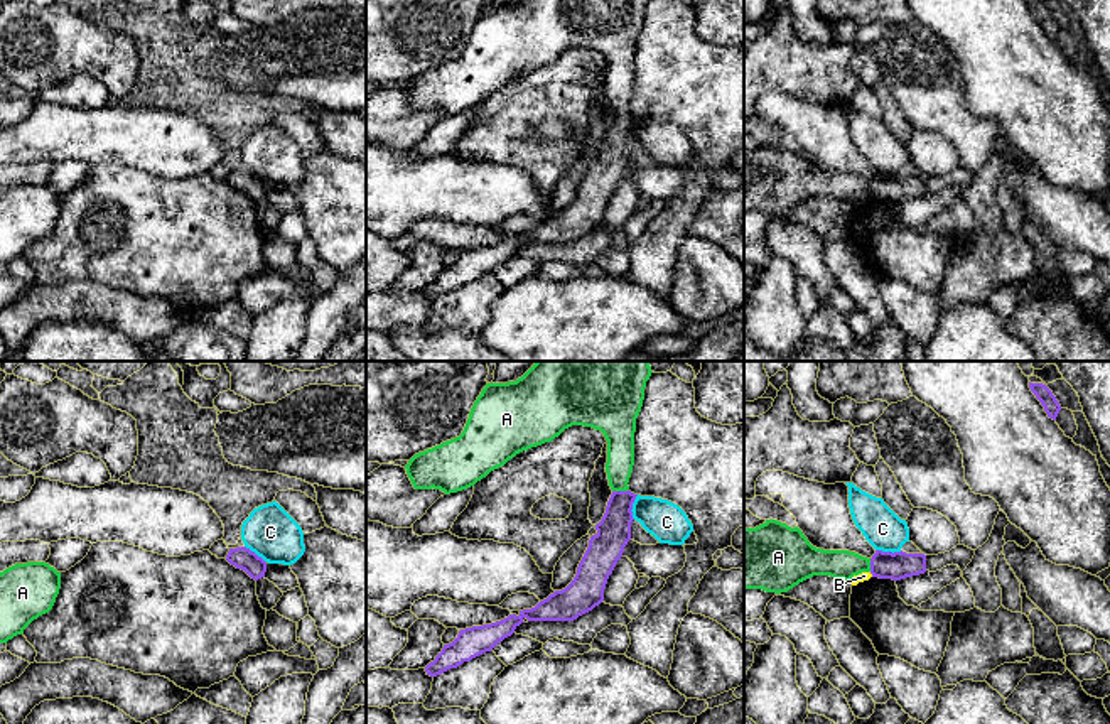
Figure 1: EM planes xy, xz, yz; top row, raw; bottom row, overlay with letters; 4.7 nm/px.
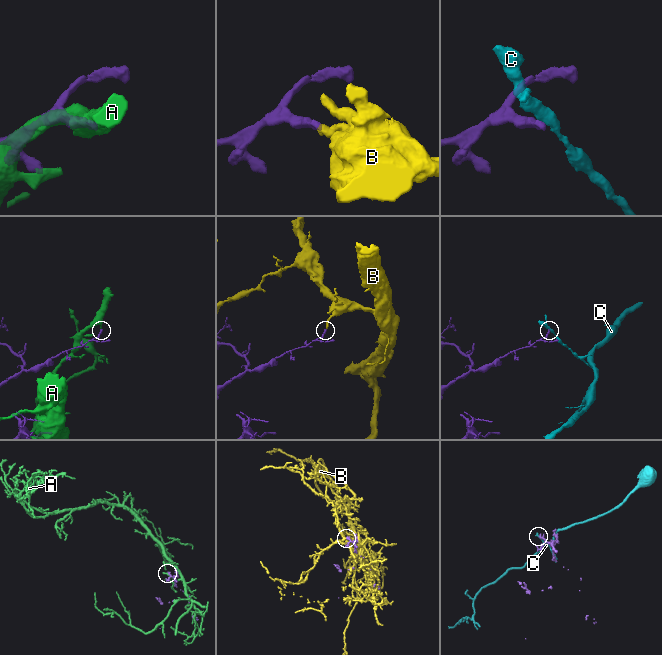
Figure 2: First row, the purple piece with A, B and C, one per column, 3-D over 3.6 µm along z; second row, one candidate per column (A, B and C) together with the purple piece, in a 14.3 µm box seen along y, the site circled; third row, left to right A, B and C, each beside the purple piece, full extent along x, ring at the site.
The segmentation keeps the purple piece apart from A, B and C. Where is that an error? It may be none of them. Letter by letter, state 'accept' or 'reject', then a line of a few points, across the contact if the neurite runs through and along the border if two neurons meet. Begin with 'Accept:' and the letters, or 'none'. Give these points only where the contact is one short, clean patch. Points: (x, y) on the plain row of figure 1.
Accept: none
A: reject; line xz (628, 110), (613, 113)
B: reject; line yz (869, 194), (872, 198)
C: reject; line yz (876, 171), (901, 172)

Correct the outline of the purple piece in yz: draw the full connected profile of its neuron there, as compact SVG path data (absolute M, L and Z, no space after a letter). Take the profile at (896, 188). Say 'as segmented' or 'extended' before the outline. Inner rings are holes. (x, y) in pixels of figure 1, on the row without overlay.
as segmented; M876 172L870 181L870 196L879 201L901 203L926 194L924 176Z

